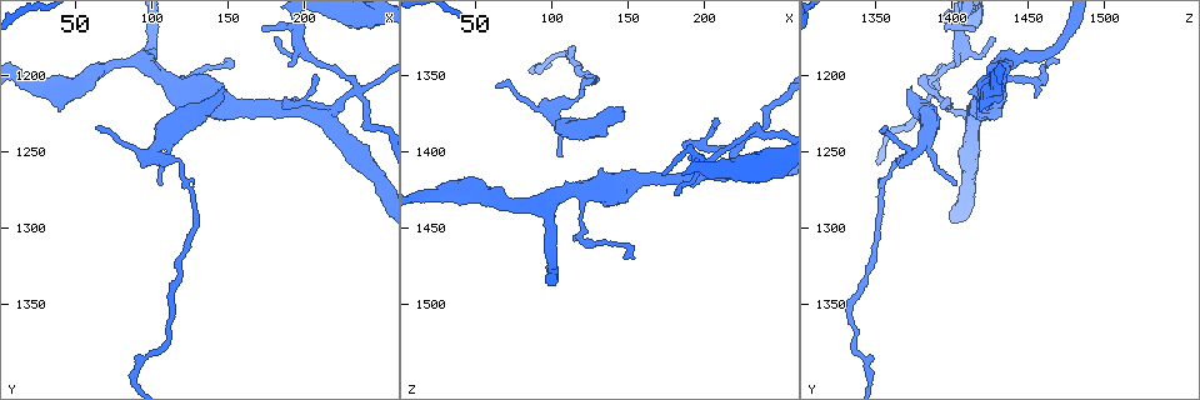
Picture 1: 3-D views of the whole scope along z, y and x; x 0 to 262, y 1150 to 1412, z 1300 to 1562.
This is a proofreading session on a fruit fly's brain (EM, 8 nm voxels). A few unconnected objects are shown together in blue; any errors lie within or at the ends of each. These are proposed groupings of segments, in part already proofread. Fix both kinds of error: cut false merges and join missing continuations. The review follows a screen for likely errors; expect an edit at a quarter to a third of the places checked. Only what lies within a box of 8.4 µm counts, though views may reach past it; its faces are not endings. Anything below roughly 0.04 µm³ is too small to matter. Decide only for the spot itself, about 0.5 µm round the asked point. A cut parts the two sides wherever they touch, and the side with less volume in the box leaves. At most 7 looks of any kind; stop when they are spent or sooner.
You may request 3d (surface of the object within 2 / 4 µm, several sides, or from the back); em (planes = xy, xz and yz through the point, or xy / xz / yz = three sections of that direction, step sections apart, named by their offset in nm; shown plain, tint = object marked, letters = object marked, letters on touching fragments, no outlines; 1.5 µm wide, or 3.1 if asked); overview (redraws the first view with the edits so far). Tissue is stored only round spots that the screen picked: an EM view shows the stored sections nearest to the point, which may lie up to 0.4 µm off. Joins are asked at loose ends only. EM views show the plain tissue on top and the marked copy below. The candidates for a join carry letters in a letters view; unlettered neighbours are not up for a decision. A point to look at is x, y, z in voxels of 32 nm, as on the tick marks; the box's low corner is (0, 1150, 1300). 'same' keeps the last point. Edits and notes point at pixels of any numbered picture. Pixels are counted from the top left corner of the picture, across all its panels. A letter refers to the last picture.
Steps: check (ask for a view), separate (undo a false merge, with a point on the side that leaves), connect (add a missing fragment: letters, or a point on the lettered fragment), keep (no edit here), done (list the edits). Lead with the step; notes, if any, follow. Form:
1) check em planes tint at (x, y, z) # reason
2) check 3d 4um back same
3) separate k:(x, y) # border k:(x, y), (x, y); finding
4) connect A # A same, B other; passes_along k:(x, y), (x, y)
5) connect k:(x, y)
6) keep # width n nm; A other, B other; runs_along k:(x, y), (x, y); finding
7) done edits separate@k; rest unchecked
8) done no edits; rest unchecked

check 3d 2um at (234, 1208, 1388) # four or more arms meet

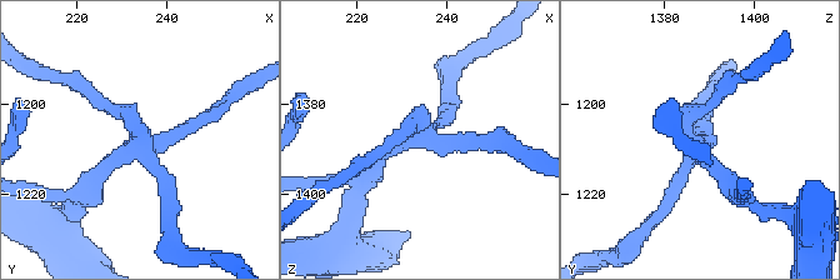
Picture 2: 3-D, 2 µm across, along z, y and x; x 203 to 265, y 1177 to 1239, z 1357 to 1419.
check em planes letters at (233, 1209, 1388)

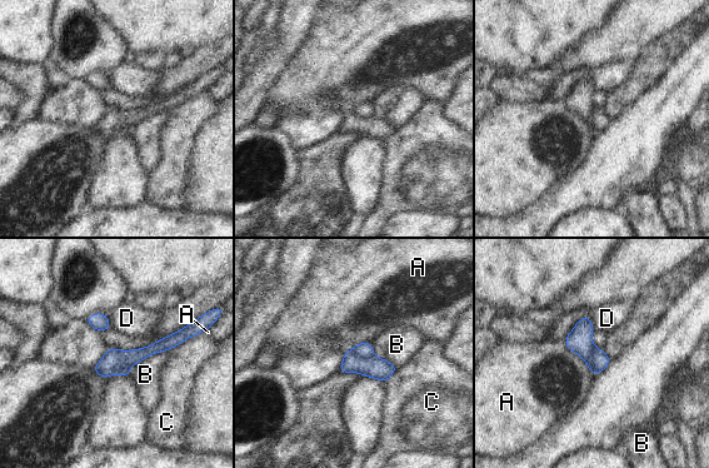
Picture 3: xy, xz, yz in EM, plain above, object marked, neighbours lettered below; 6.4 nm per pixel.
separate 3:(579, 340) # A other, B other, C other, D other; border 3:(593, 348), (590, 363), (598, 372); a second neuron is stuck on

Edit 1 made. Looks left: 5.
check overview

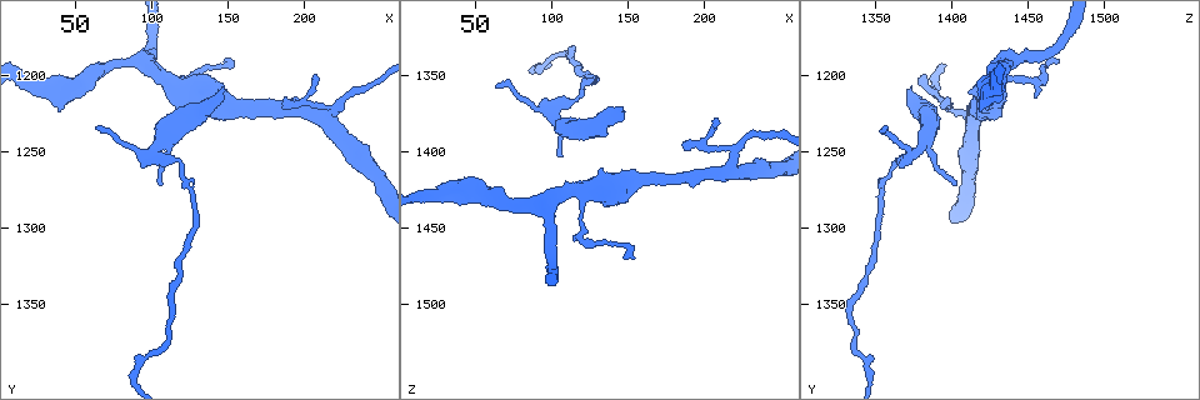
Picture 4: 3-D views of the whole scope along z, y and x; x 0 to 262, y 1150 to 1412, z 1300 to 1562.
check em planes tint at (66, 1234, 1358) # an open end

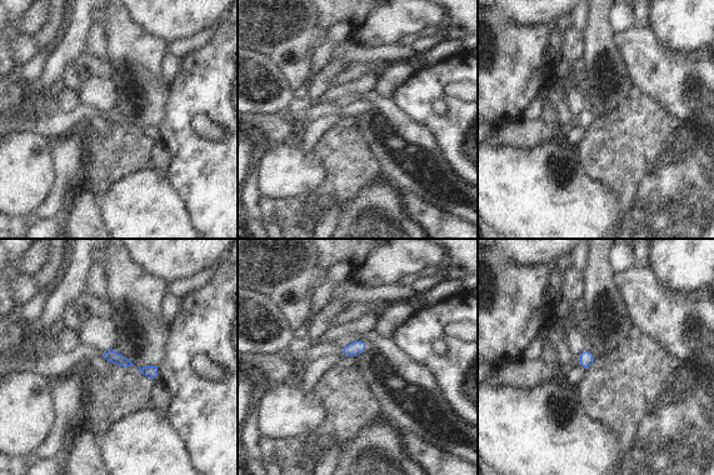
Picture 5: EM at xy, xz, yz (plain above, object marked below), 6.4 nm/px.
check em planes letters same # what lies round it

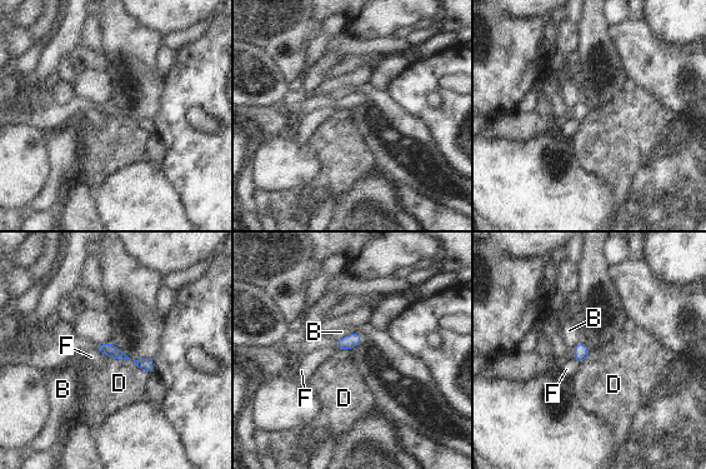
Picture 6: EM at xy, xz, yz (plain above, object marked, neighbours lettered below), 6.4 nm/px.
keep # longest_contact D 180 nm; B other, D other, F other; border 6:(103, 354), (129, 359); none of them fits

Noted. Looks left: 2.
done edits separate@3; rest unchecked

